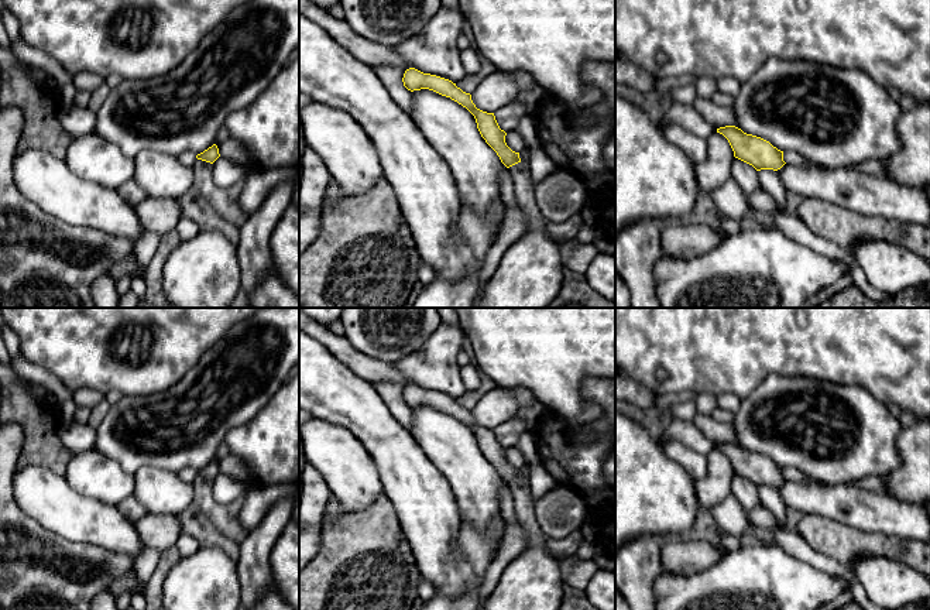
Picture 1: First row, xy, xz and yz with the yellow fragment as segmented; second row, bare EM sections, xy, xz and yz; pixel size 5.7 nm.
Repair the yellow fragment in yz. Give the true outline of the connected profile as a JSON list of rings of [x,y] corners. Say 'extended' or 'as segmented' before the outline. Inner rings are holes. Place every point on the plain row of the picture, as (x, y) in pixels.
as segmented; [[[735,442],[720,443],[717,449],[728,456],[735,474],[752,482],[756,487],[778,487],[786,480],[783,467],[761,453],[747,450]]]

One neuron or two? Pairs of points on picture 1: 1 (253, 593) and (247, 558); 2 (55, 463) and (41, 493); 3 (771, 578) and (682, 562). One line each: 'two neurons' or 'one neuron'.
1: one neuron
2: two neurons
3: two neurons

